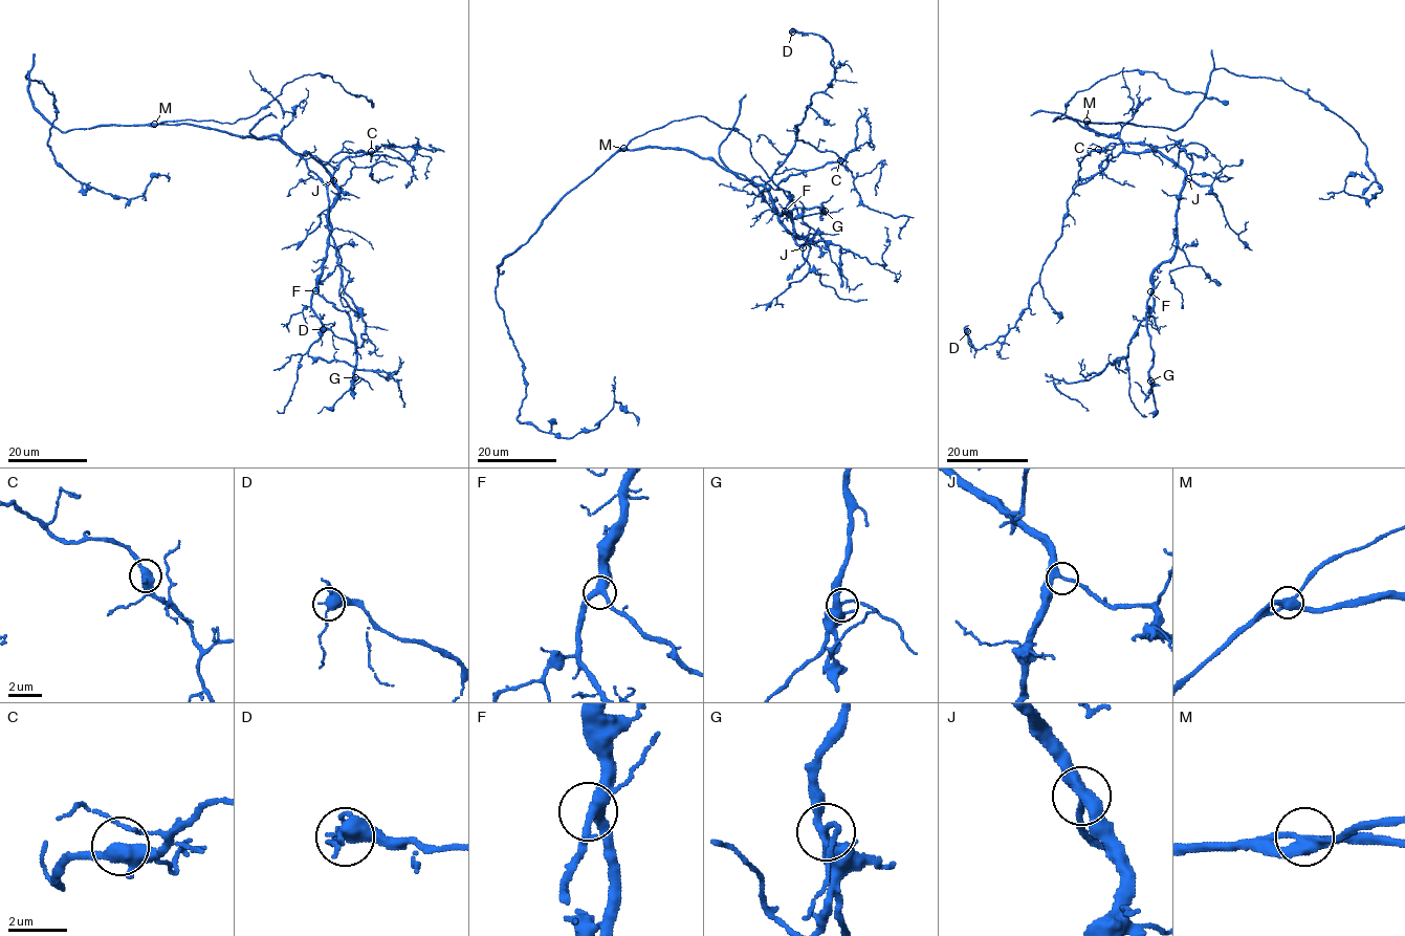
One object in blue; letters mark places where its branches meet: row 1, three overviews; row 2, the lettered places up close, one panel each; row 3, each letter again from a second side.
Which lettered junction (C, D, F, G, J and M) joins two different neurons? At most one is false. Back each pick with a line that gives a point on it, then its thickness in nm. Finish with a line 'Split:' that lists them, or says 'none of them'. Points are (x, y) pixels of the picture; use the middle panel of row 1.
Split: none of them

